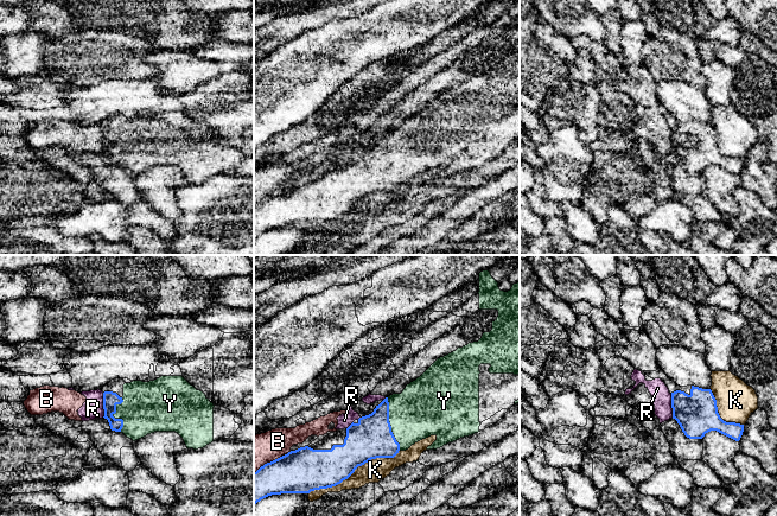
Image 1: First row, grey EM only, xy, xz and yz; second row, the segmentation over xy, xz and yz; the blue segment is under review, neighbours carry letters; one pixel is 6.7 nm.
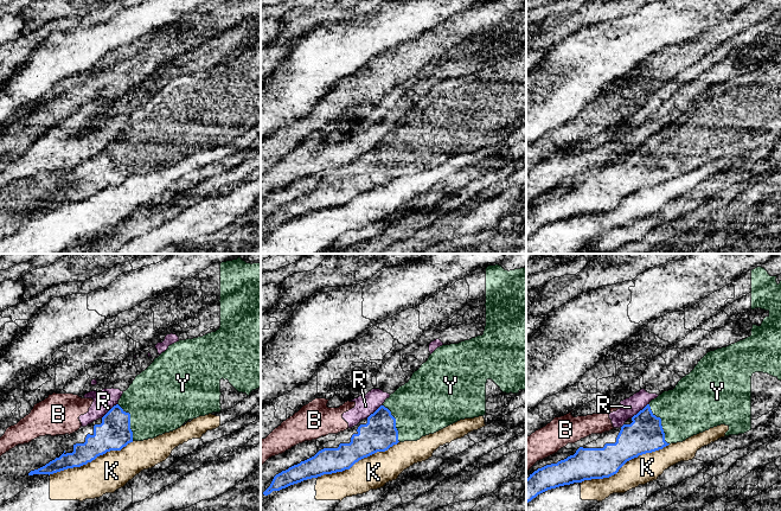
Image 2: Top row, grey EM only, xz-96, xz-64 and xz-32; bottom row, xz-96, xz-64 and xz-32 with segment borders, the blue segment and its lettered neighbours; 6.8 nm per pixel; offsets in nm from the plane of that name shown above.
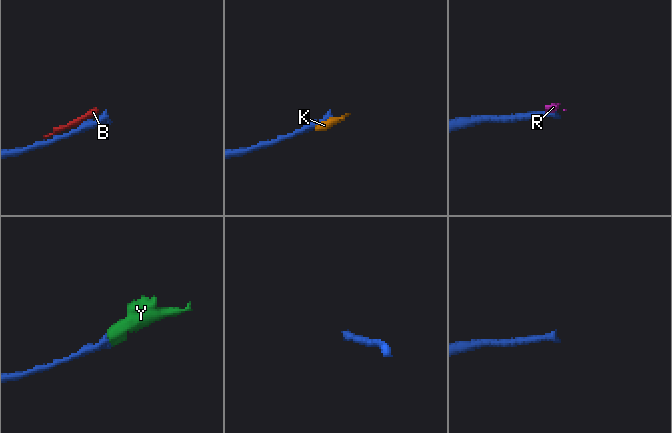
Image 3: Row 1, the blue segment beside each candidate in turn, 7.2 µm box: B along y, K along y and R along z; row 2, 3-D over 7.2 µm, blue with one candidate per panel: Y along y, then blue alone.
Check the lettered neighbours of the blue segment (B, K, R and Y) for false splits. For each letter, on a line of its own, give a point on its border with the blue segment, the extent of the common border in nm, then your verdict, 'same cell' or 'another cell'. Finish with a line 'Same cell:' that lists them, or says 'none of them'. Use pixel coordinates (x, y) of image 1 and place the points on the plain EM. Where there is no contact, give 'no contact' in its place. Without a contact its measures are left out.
B: meets blue in xz at (267, 197); contact 220 nm long; another cell
K: meets blue in xz at (354, 205); contact 700 nm long; another cell
R: meets blue in xy at (103, 139); contact 170 nm long; another cell
Y: meets blue in xz at (389, 158); contact 380 nm long; same cell
Same cell: Y

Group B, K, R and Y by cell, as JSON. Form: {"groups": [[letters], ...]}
{"groups": [["B", "R"], ["K"], ["Y"]]}

